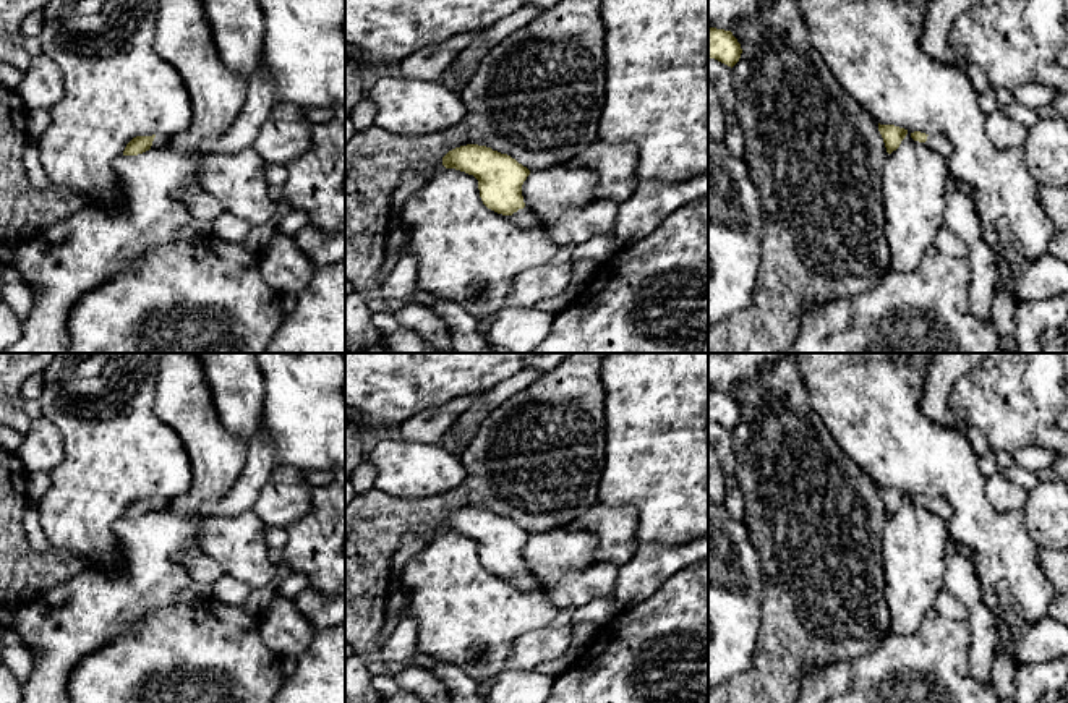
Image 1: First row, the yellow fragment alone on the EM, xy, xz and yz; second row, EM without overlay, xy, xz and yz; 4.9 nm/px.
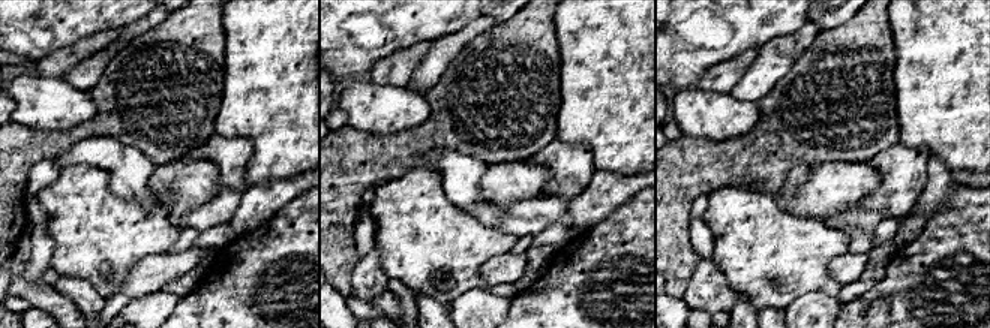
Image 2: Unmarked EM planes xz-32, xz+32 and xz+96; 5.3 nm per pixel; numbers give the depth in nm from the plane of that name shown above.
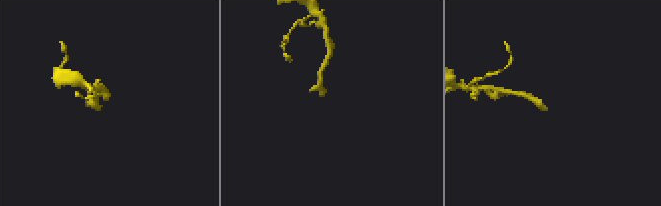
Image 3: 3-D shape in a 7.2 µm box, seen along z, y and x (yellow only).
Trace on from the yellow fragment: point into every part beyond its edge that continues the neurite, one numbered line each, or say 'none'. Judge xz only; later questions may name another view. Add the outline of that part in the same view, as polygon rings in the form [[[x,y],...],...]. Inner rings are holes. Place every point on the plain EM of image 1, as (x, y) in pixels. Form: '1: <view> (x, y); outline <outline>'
1: xz (574, 588); outline [[[596,562],[579,572],[567,572],[546,583],[523,570],[512,577],[520,591],[540,590],[557,609],[582,607],[598,596],[611,596],[617,569],[606,562]]]

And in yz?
1: yz (935, 506); outline [[[929,497],[925,507],[942,520],[950,520],[950,505],[943,499]]]

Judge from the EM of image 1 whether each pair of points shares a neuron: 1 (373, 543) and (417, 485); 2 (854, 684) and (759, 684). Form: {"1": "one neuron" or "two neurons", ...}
{"1": "two neurons", "2": "two neurons"}

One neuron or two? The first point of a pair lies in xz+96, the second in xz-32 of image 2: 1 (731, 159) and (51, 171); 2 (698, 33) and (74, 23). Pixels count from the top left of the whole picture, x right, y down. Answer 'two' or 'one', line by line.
1: two
2: one

